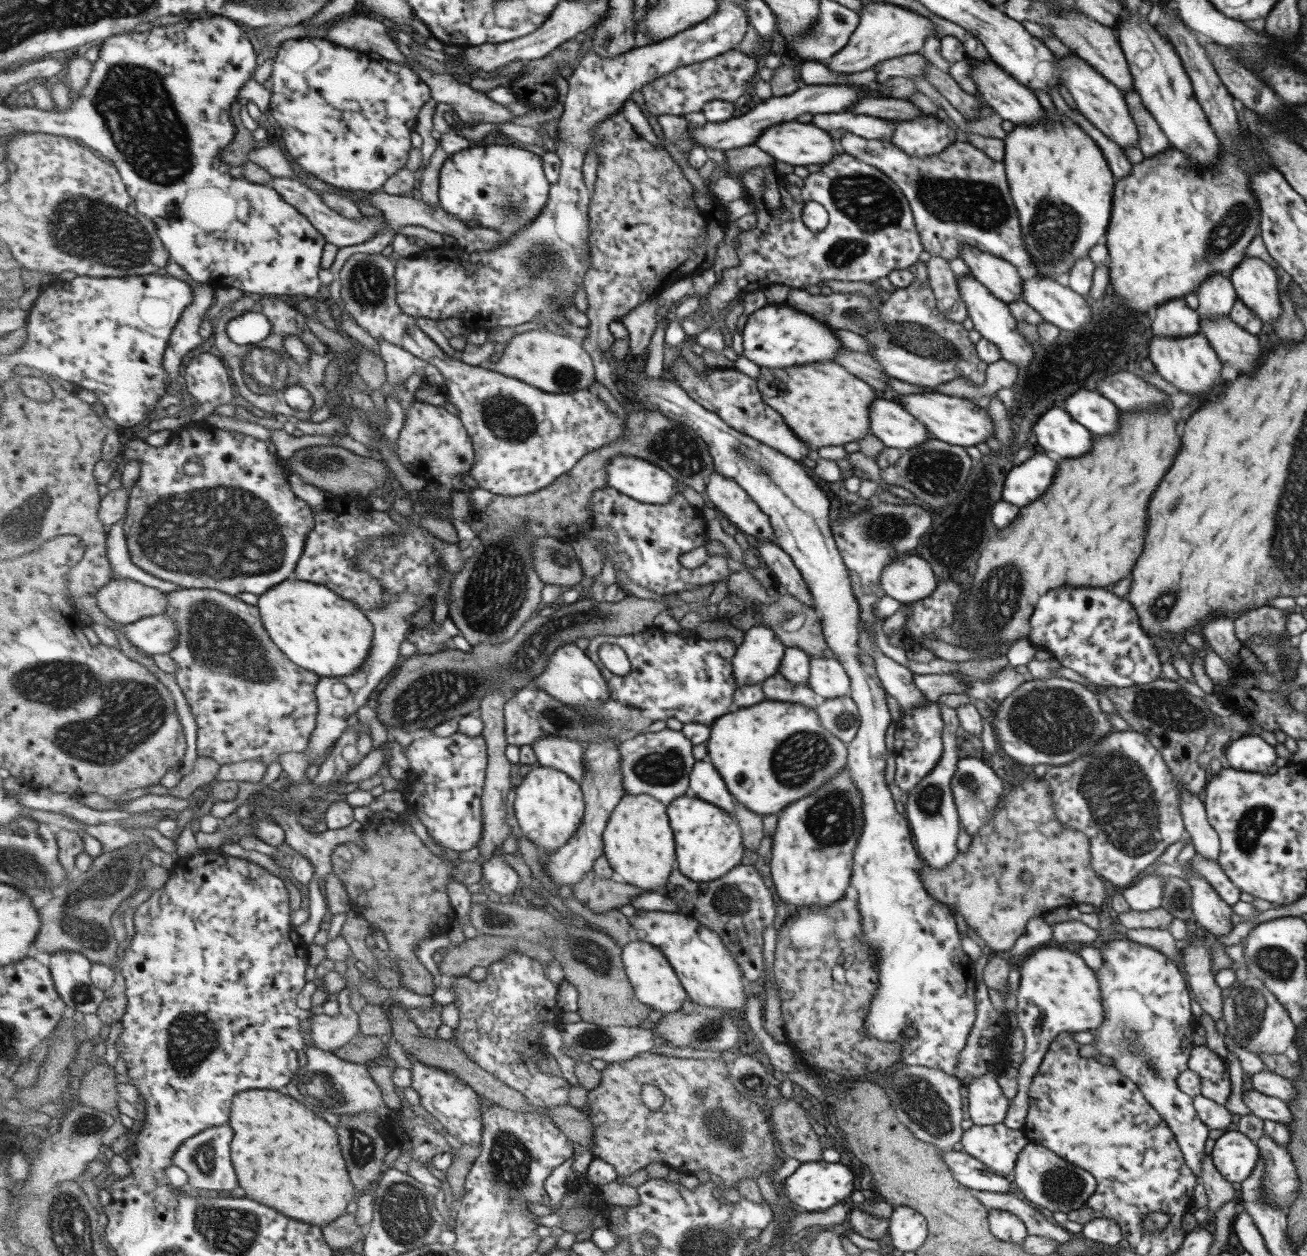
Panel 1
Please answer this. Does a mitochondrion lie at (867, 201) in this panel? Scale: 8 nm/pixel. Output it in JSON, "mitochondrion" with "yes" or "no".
{"mitochondrion":"yes"}

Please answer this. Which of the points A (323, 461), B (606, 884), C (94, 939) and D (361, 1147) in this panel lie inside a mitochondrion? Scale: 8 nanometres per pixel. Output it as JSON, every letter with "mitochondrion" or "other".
{"A":"mitochondrion","B":"other","C":"mitochondrion","D":"mitochondrion"}

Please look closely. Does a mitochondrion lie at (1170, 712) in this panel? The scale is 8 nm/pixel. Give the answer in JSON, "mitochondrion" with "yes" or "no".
{"mitochondrion":"yes"}

